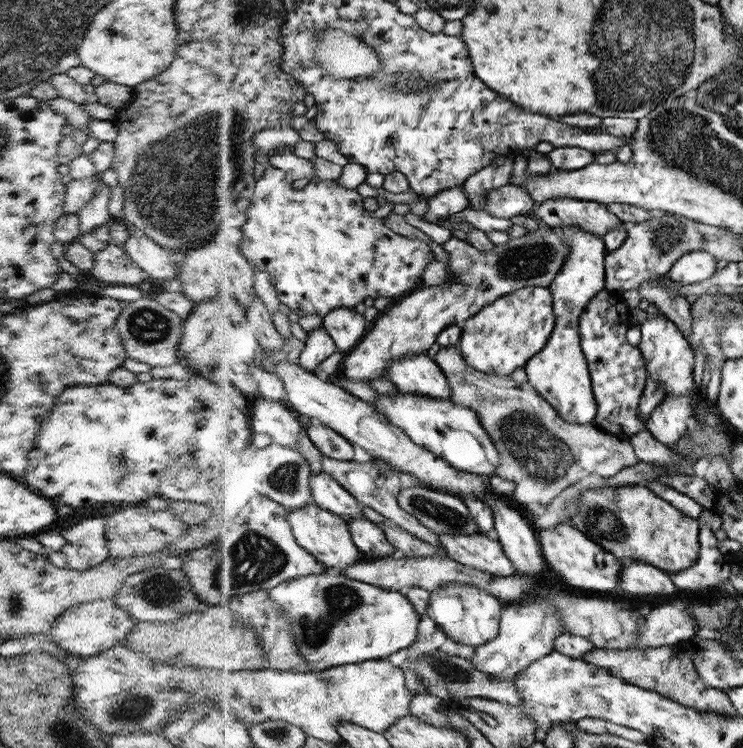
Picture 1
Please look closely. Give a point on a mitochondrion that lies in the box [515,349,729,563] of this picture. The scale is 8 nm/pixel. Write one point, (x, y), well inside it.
(608, 525)

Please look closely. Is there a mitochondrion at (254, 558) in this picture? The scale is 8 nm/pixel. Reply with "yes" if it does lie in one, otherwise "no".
yes

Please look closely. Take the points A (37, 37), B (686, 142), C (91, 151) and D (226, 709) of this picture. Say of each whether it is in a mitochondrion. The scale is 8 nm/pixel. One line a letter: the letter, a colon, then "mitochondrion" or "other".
A: mitochondrion
B: mitochondrion
C: other
D: other

